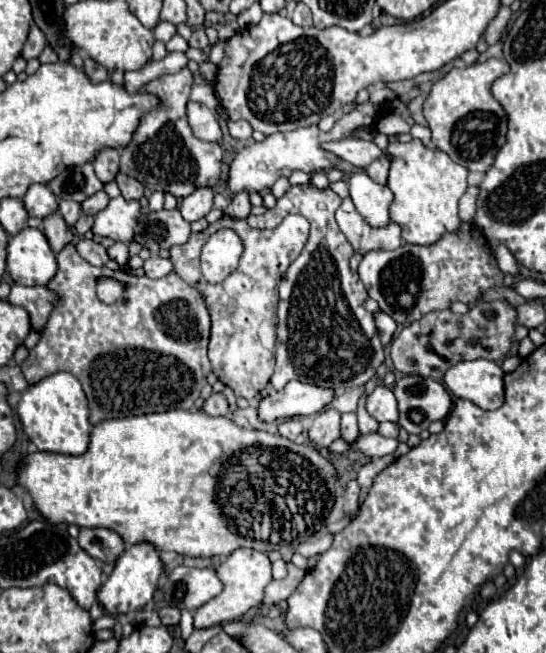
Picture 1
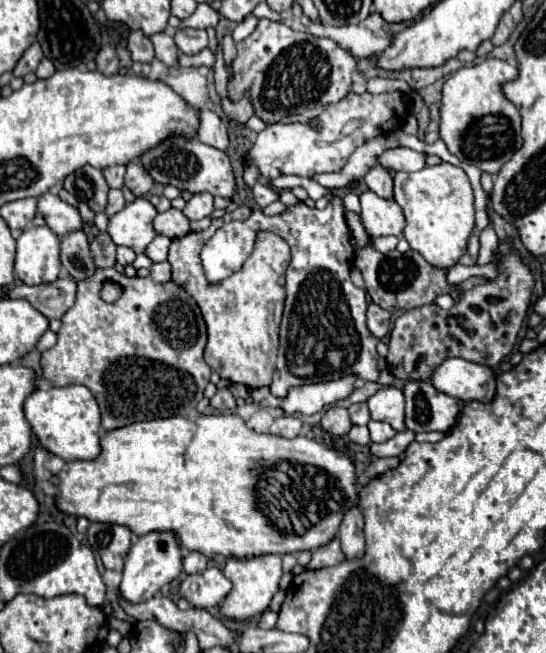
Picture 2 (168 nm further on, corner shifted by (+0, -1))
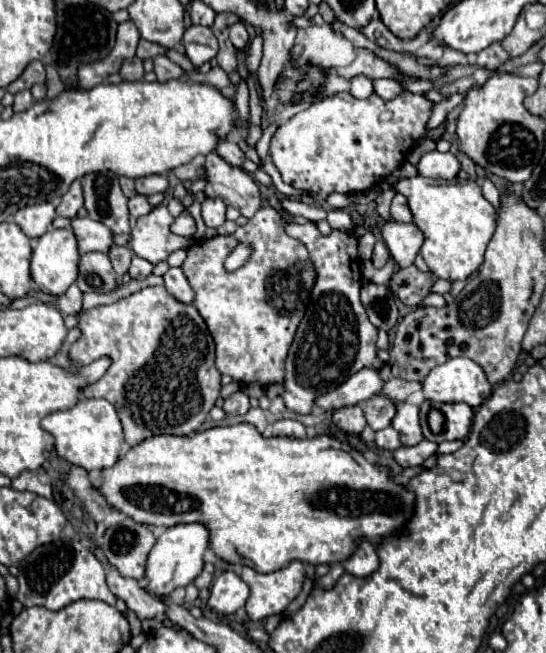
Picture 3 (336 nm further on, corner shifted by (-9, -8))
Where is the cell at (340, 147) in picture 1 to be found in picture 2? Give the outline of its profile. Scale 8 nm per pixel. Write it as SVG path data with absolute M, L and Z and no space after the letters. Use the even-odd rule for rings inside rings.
M389 149L379 157L379 161L383 167L391 167L395 171L419 171L427 167L425 157L425 153L413 149Z

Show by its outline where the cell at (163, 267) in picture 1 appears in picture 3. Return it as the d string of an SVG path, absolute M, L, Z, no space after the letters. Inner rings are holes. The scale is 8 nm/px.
M170 268L164 274L164 286L176 300L180 300L184 304L190 304L194 300L194 292L192 292L182 268Z

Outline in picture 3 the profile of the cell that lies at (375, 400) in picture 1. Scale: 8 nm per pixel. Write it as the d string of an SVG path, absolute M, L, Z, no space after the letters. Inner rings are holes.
M396 402L396 416L392 420L392 426L400 434L404 446L418 444L424 438L418 424L418 406L412 406L408 402Z

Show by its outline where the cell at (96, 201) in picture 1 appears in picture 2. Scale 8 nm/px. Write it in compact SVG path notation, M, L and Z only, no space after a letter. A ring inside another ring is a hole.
M111 189L109 191L109 205L107 205L107 215L115 215L125 207L125 197L121 189Z

